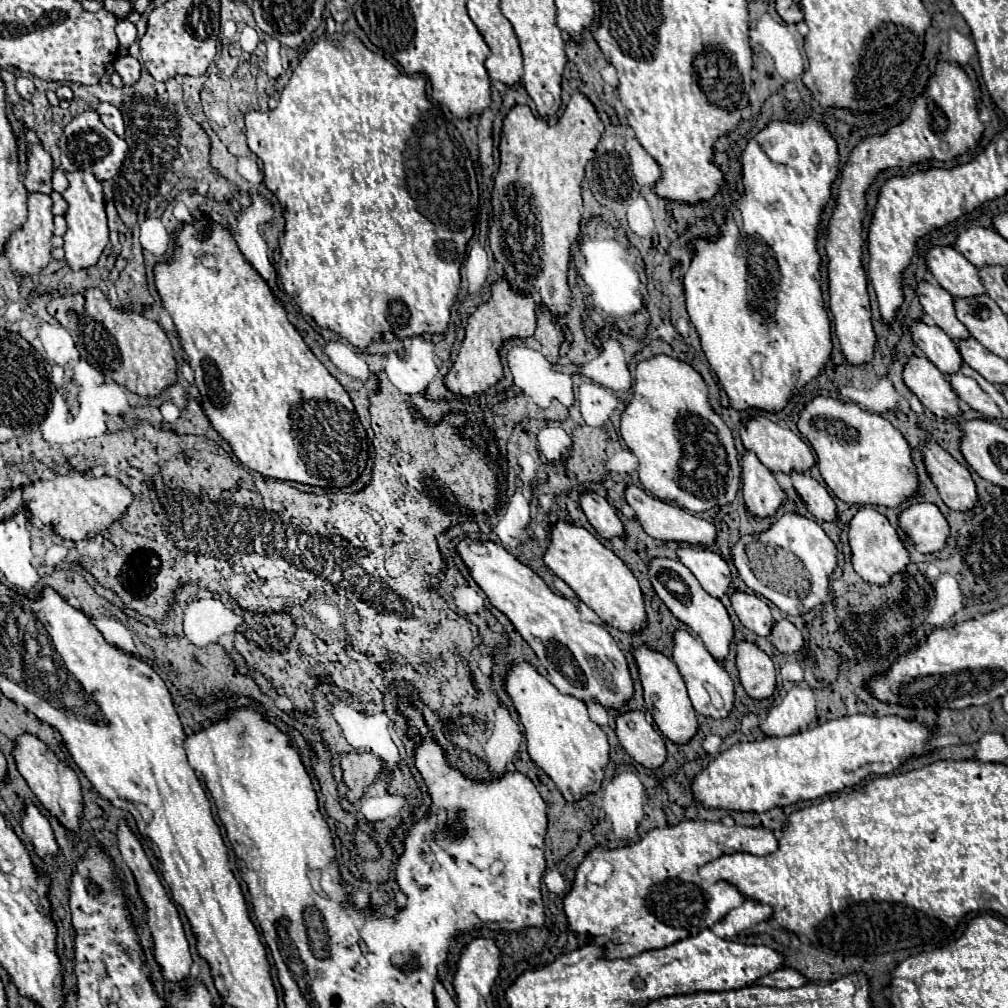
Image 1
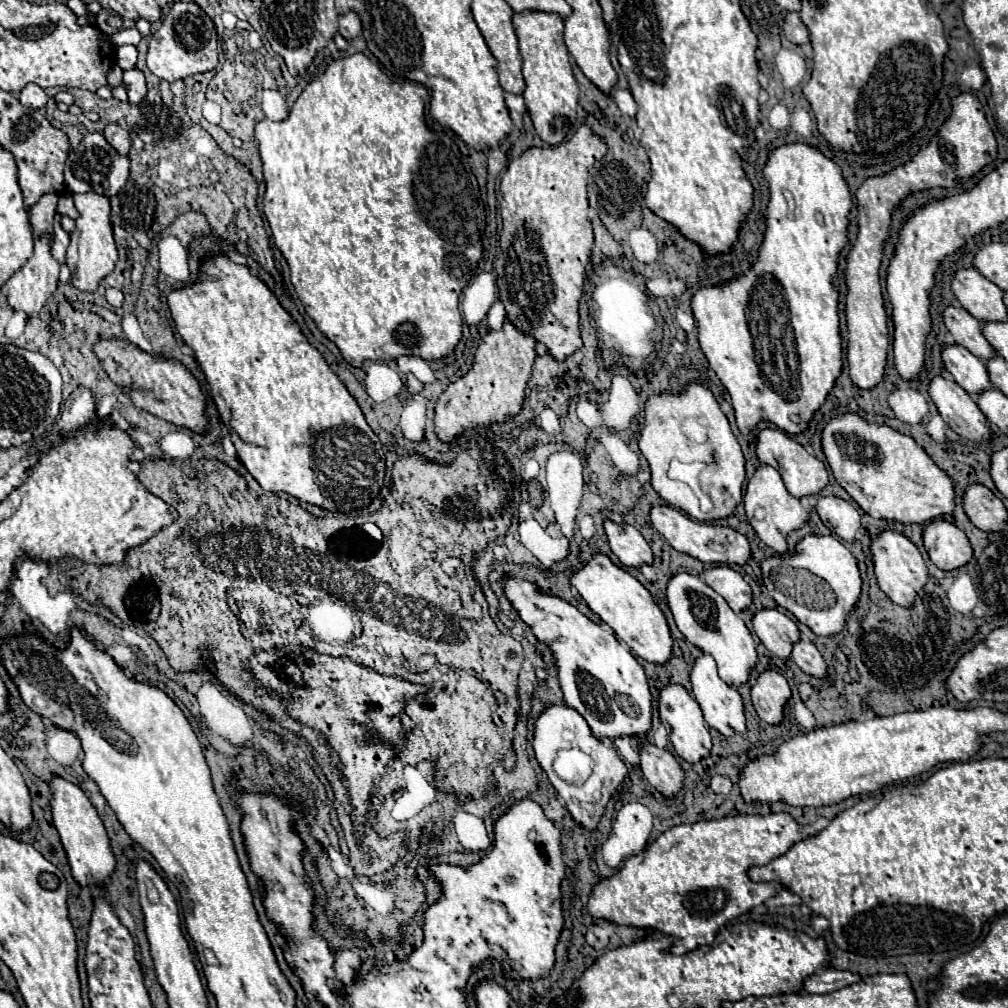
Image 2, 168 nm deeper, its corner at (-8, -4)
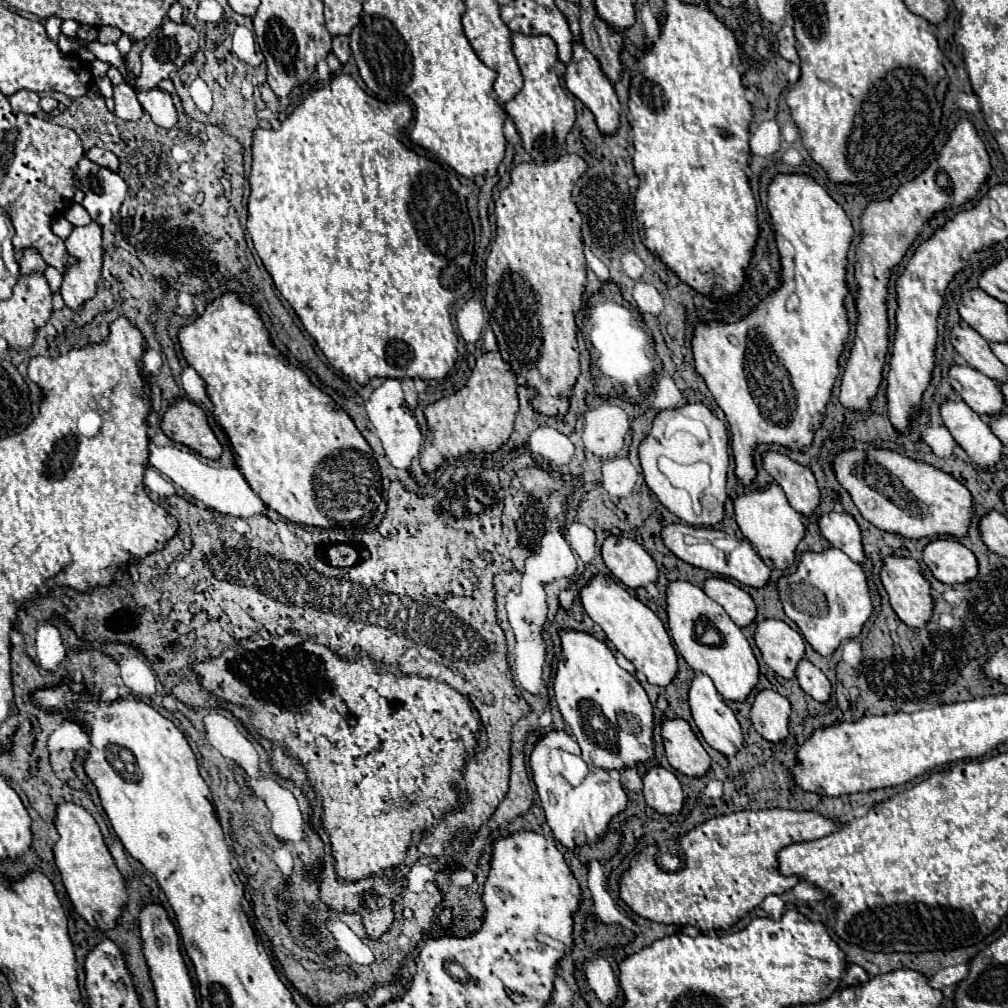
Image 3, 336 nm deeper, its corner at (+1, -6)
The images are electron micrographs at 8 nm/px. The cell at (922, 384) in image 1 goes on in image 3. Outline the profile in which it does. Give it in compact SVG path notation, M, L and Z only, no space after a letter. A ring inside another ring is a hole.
M945 401L941 417L953 439L965 449L971 461L983 469L995 467L1003 457L1003 445L987 423L963 401Z

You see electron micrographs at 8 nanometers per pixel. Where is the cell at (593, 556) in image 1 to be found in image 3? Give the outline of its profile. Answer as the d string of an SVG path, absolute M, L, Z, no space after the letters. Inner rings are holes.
M597 575L581 591L581 603L587 615L605 631L615 649L629 659L637 671L641 671L651 685L667 687L677 675L677 651L673 641L661 623L661 619L627 589L617 585L611 577Z

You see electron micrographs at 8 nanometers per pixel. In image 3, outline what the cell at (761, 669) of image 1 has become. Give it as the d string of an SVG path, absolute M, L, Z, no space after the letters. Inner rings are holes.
M761 691L751 707L755 731L771 743L779 743L789 735L789 715L789 701L775 691Z

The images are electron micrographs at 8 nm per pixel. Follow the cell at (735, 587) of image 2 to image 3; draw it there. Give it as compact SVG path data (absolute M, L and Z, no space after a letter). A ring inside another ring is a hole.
M713 577L705 581L703 591L705 595L709 595L713 601L717 601L725 609L725 613L731 617L735 625L747 627L755 621L757 617L755 601L751 599L749 593L745 593L735 583L721 579L721 577Z

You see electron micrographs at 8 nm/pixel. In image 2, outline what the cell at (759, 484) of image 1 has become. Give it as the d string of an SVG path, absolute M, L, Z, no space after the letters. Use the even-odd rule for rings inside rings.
M760 465L754 473L754 477L748 481L746 495L744 495L744 507L746 517L758 537L770 545L774 551L784 553L786 551L786 535L798 527L802 527L808 521L806 509L800 505L800 501L788 493L788 489L782 483L780 473L770 465Z

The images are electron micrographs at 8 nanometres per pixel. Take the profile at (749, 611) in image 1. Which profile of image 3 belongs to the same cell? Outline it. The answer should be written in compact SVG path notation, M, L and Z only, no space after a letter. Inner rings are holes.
M765 619L757 625L757 631L755 631L755 643L757 647L761 649L761 655L763 655L763 661L767 663L767 667L771 667L777 675L785 677L785 679L793 679L795 677L795 669L797 669L797 663L801 659L805 659L805 643L803 643L803 637L799 631L795 631L793 627L789 627L787 623L783 621L777 621L777 619Z

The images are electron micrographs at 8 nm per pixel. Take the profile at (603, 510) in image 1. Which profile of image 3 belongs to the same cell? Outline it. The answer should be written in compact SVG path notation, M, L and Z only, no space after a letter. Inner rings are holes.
M609 535L603 543L603 561L611 575L631 589L657 581L657 565L651 555L633 539Z

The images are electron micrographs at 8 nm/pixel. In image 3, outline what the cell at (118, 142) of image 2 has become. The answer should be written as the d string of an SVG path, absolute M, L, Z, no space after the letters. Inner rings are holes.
M93 147L85 153L95 165L99 167L107 167L111 171L119 171L119 159L111 153L111 151L105 151L105 149L99 149L99 147Z

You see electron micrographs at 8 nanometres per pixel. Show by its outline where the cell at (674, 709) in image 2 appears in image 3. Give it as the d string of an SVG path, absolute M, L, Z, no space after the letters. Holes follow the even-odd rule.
M665 719L661 735L667 759L675 771L687 777L703 777L711 769L711 759L687 721Z

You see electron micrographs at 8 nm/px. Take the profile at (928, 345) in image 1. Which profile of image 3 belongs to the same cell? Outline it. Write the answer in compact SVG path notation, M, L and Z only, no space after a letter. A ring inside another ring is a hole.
M953 365L949 369L949 383L961 395L961 399L981 417L999 415L1005 409L1003 393L997 383L973 367Z

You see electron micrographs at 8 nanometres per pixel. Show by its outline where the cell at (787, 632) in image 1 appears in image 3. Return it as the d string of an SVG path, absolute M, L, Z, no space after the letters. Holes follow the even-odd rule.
M803 659L797 667L797 681L799 681L801 689L819 703L827 703L833 693L831 683L825 677L825 673L821 669L817 669L813 663L809 663L807 659Z

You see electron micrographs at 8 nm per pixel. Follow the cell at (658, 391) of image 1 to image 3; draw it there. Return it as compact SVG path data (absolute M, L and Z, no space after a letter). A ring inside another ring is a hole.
M689 403L681 409L673 411L661 411L655 421L649 437L641 443L639 447L639 459L641 467L645 473L645 483L649 489L657 495L657 499L671 511L675 513L681 521L693 527L713 527L723 519L723 503L727 499L727 469L729 469L729 435L723 425L703 403ZM665 455L677 463L695 463L695 461L705 461L711 465L711 485L709 489L703 491L701 495L701 515L695 515L693 509L687 509L687 503L683 503L683 493L677 493L679 489L671 487L669 479L661 475L657 467L657 459Z

